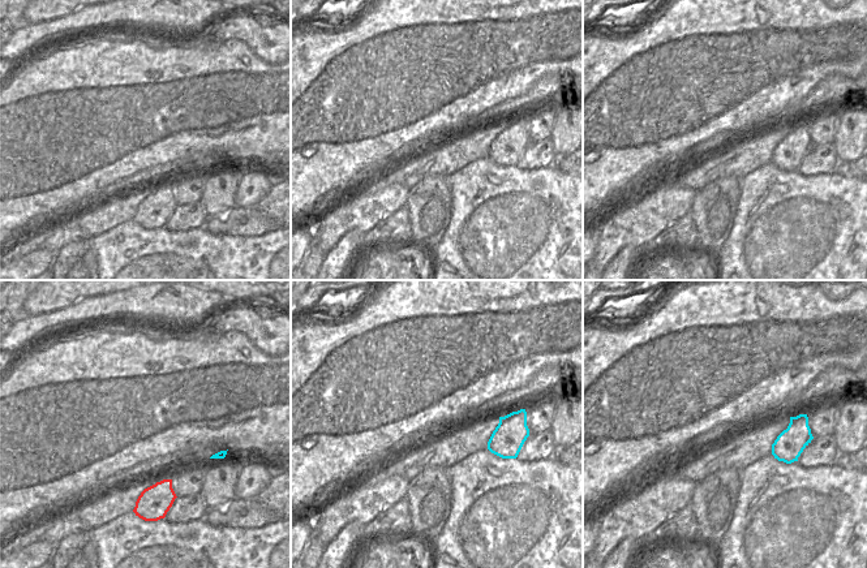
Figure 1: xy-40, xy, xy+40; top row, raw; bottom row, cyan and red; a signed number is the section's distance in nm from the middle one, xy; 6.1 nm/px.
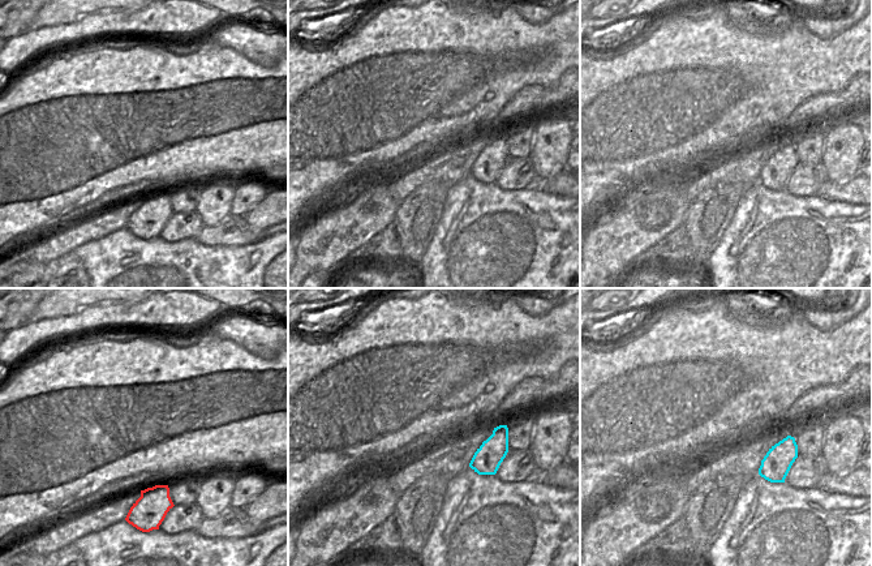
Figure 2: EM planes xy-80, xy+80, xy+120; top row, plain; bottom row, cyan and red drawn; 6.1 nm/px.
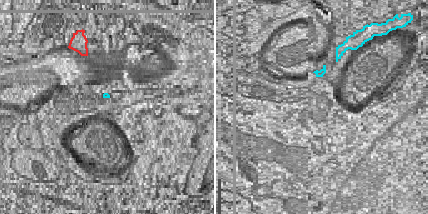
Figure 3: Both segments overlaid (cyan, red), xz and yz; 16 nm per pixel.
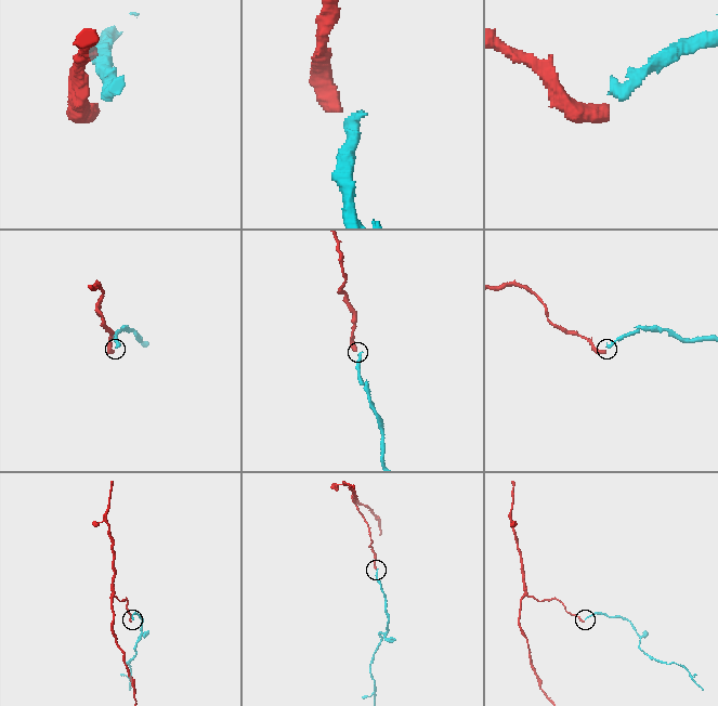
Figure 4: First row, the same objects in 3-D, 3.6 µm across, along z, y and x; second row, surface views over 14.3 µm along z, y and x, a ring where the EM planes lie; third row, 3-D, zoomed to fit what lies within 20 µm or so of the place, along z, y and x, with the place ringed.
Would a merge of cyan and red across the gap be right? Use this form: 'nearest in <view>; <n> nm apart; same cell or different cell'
nearest in xy-40; 280 nm apart; same cell

